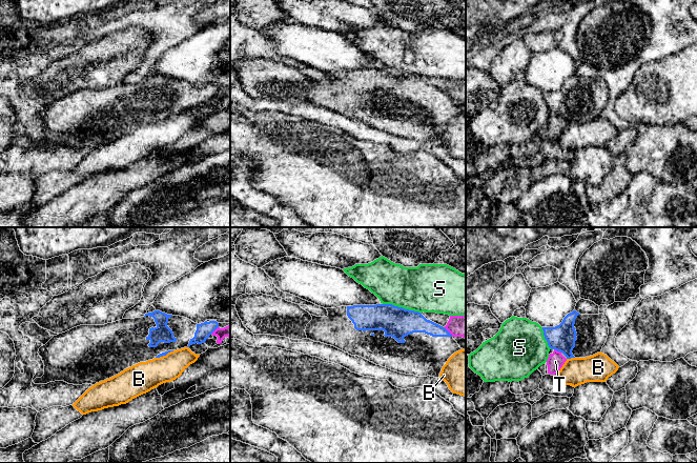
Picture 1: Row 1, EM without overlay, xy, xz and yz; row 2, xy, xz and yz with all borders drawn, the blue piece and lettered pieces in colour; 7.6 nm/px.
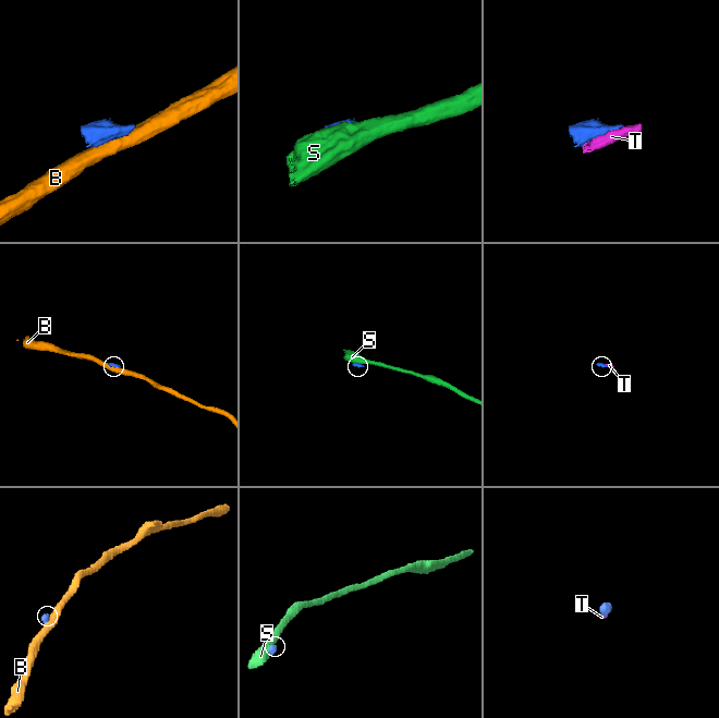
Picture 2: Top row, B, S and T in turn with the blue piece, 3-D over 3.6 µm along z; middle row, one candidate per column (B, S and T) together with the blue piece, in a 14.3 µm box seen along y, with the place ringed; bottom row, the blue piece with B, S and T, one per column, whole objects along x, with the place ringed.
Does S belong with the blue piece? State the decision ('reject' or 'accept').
reject

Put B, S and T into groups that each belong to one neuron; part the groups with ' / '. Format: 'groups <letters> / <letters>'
groups B / S / T

